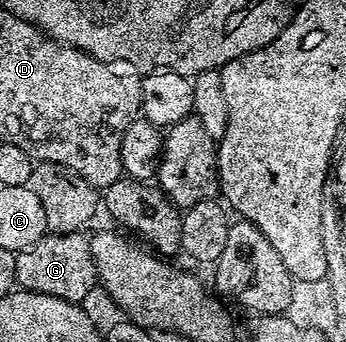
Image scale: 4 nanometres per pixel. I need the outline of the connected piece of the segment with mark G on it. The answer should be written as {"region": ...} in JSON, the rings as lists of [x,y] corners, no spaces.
{"region":[[[79,231],[65,235],[49,233],[34,241],[34,245],[26,245],[26,249],[16,252],[16,282],[23,290],[80,305],[86,293],[98,283],[89,236]]]}

